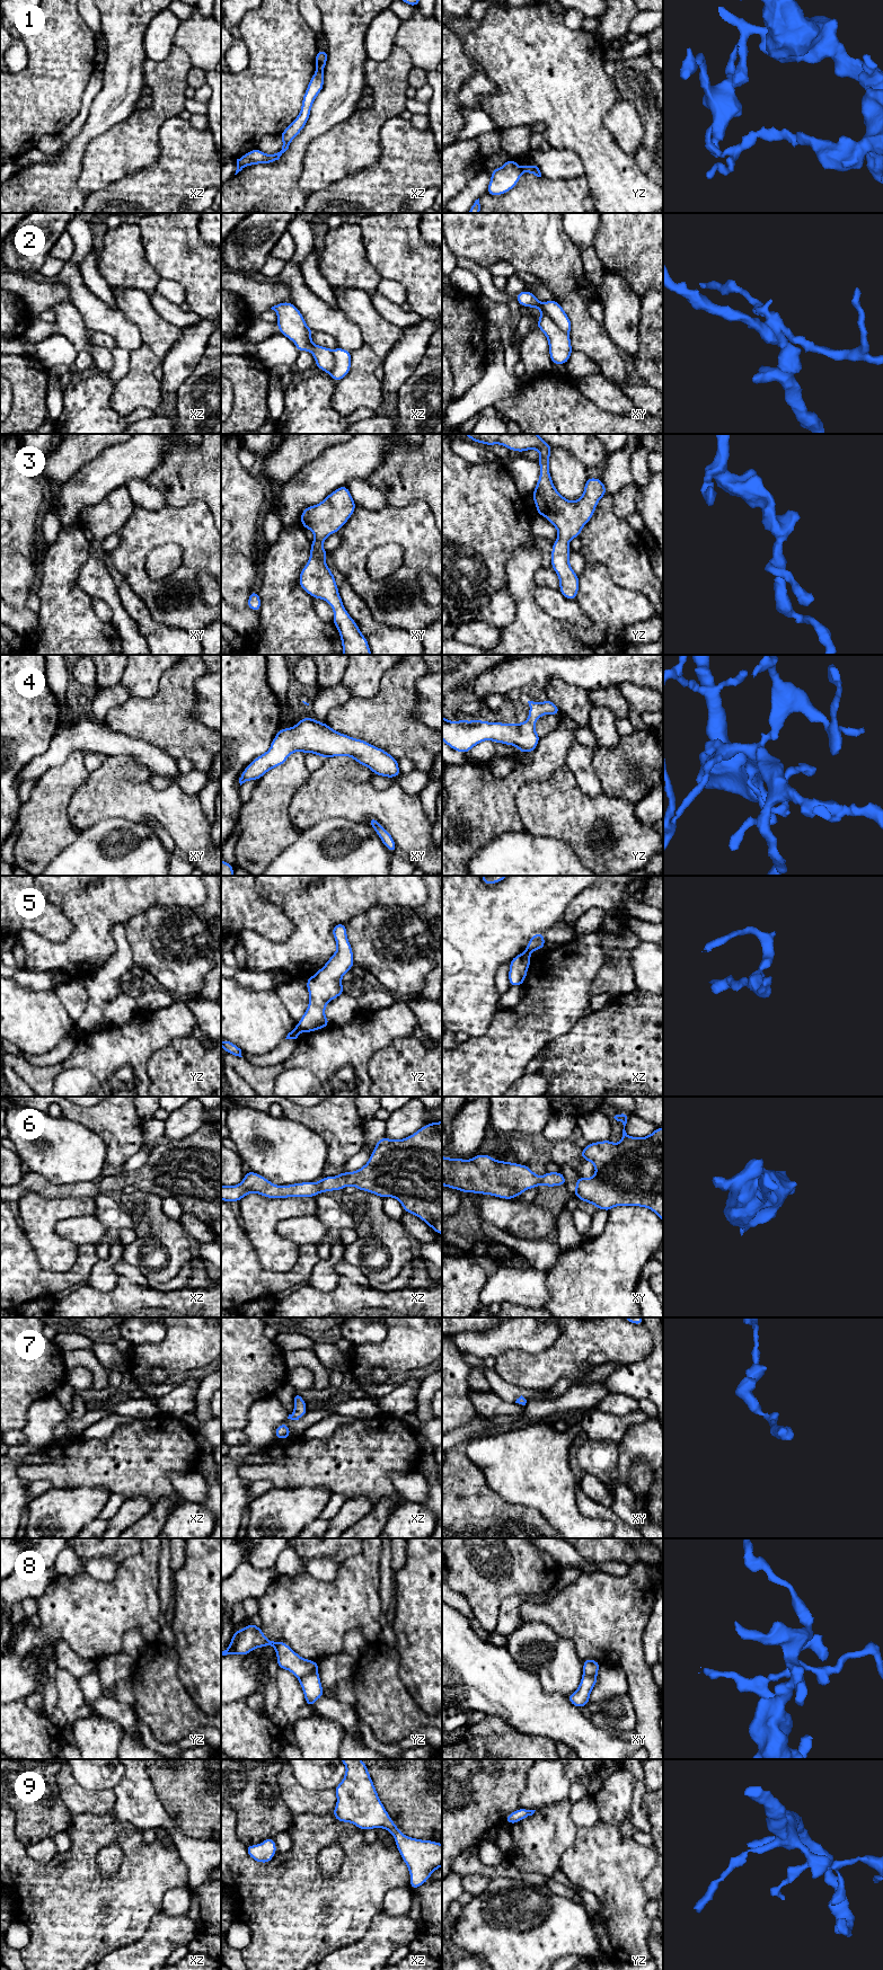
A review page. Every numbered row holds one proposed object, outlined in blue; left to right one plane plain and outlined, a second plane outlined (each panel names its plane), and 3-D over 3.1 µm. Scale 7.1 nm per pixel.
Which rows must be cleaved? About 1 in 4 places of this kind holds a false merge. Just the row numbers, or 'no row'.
1, 2, 5, 8

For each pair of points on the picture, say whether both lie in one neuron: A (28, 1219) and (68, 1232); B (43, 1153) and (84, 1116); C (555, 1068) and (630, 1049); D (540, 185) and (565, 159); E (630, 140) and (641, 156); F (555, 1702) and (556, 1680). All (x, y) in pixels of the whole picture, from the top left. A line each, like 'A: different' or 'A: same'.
A: different
B: different
C: same
D: different
E: different
F: different

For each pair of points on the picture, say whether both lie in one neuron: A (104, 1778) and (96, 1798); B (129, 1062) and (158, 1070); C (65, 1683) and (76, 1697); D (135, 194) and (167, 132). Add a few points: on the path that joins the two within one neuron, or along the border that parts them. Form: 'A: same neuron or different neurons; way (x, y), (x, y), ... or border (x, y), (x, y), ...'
A: different neurons; border (74, 1778), (88, 1790), (112, 1790)
B: different neurons; border (164, 1046), (149, 1061), (149, 1084)
C: same neuron; way (68, 1686), (72, 1694)
D: same neuron; way (151, 178), (167, 162), (167, 148)

